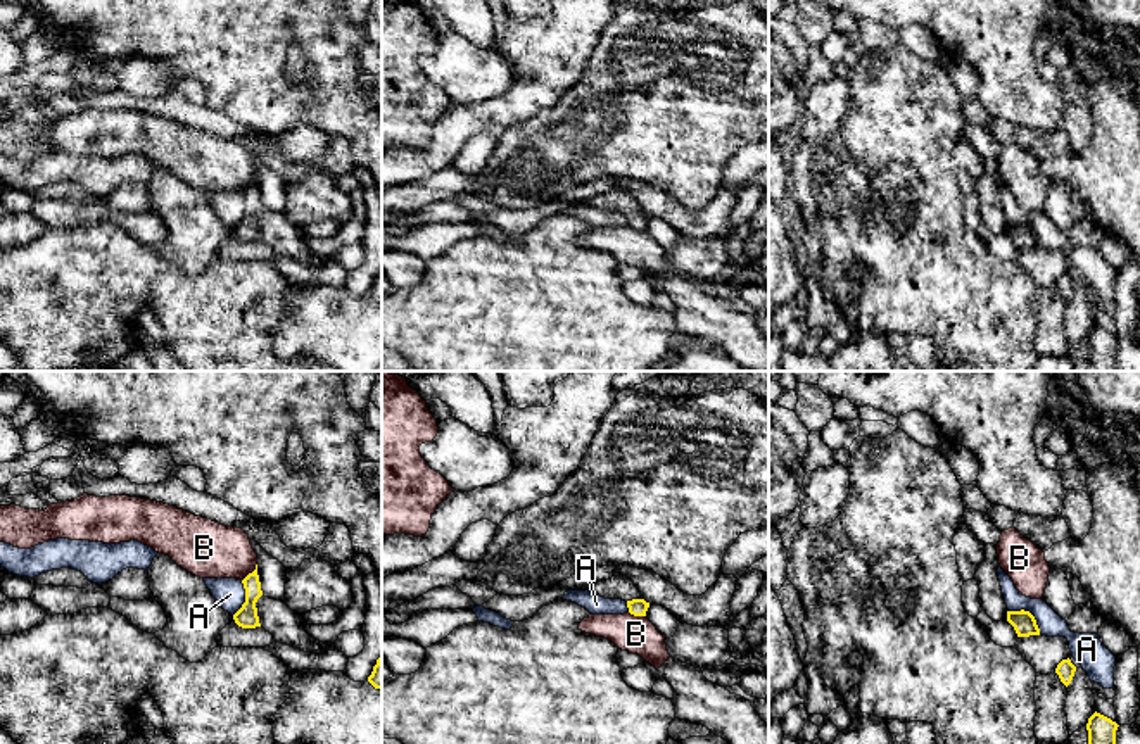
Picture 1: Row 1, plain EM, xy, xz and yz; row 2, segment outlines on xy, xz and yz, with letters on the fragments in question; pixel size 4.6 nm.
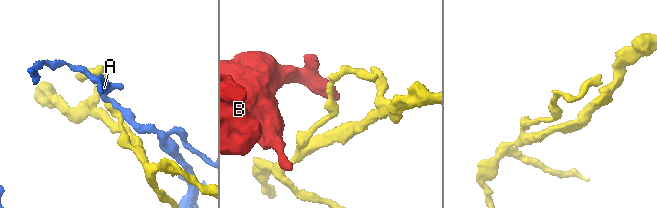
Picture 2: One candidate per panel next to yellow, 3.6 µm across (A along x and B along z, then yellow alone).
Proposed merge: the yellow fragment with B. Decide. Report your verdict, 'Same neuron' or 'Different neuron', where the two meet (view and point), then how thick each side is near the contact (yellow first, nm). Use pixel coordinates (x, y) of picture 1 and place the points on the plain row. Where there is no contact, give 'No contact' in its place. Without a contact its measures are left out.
Different neuron. Touches yellow at xy (253, 185). Thickness 100 nm (yellow) against 260 nm

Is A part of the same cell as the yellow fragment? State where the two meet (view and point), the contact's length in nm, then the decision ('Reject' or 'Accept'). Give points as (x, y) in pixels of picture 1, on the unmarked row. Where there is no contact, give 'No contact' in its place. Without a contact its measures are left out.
Touches yellow at yz (1030, 226). Shared border 190 nm. Reject

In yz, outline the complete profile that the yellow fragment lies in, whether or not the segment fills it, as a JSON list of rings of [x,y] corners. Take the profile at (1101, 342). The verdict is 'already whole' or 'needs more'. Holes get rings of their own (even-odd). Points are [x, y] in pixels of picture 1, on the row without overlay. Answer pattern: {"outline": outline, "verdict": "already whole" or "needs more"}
{"outline": [[[1097,325],[1088,331],[1086,344],[1092,371],[1116,371],[1118,340],[1116,335]]], "verdict": "already whole"}

